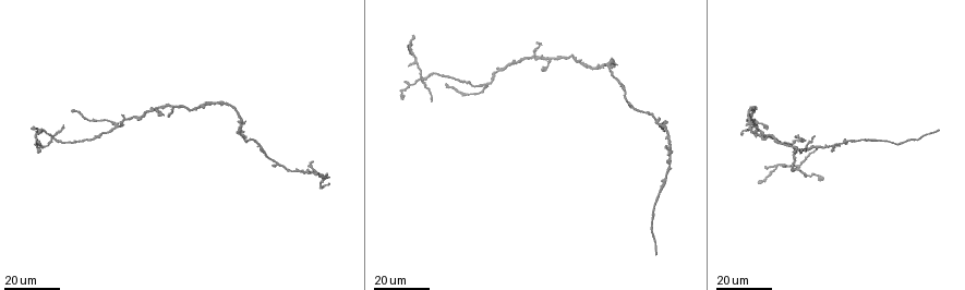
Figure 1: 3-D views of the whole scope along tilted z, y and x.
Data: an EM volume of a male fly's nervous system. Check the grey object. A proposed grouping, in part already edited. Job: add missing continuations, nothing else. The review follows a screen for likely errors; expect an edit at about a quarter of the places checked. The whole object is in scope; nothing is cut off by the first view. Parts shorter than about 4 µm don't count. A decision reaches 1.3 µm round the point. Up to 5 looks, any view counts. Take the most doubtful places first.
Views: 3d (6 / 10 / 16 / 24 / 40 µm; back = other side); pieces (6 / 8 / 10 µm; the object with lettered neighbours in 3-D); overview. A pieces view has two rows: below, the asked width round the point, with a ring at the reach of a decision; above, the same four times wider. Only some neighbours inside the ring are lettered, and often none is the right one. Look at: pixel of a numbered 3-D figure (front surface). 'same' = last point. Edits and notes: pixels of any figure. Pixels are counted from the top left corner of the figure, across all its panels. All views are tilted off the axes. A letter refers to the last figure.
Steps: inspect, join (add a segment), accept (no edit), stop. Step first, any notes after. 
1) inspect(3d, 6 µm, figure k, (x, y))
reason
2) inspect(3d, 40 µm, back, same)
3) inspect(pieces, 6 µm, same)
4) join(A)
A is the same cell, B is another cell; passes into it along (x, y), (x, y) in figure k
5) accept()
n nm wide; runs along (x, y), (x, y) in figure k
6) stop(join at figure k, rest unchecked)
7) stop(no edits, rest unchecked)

inspect(3d, 16 µm, figure 1, (656, 255))
end of a long branch

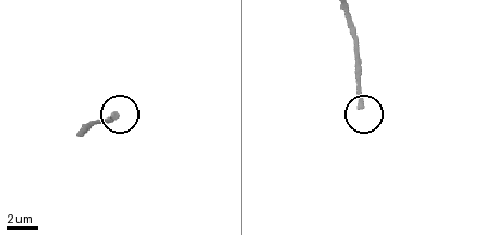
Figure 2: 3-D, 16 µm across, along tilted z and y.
inspect(pieces, 10 µm, figure 2, (362, 108))

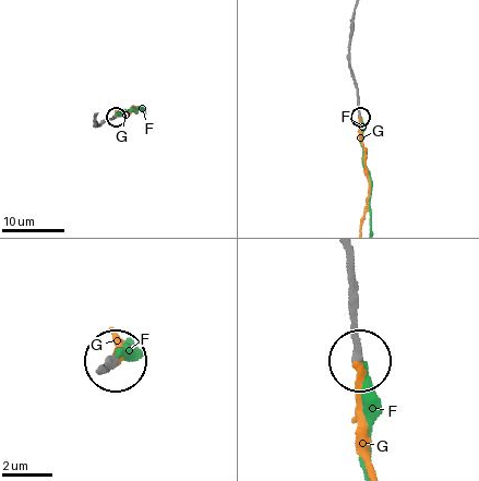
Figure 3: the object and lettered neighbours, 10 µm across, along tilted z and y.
join(G)
G is the same cell, F is another cell; passes into it along (357, 98), (368, 177), (364, 211) in figure 3; the neuron continues

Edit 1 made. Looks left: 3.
inspect(overview)

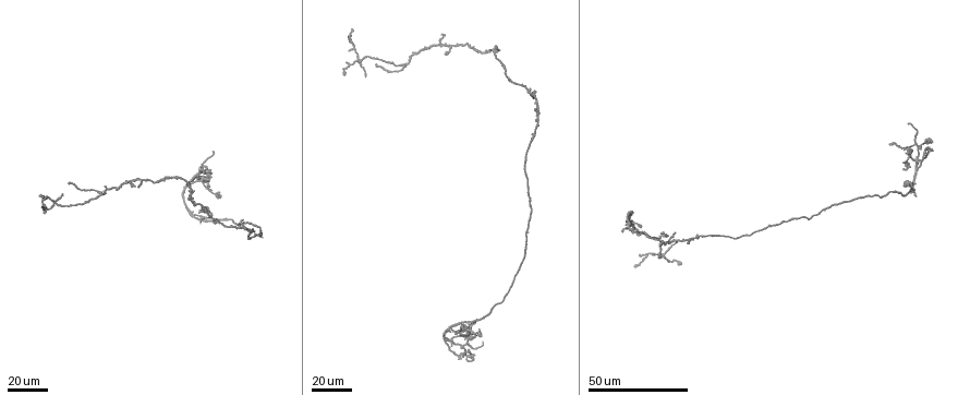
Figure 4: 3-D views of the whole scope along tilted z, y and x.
inspect(3d, 24 µm, figure 4, (104, 187))
an open end

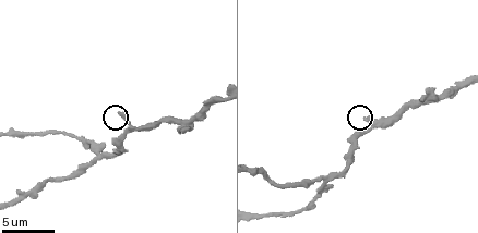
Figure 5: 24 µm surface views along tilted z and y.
inspect(pieces, 6 µm, figure 5, (120, 112))

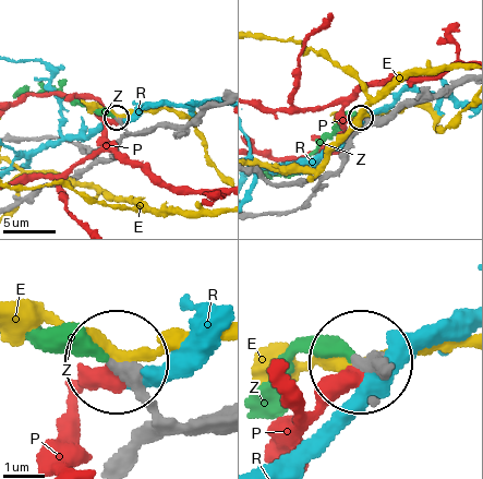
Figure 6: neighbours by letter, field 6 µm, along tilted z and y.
join(Z)
Z is the same cell, E, P and R are other cells; passes into it along (388, 369), (372, 371), (347, 349), (306, 352), (262, 392) in figure 6; the neuron continues

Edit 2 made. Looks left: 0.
stop(join at figure 3, join at figure 6, rest unchecked)

